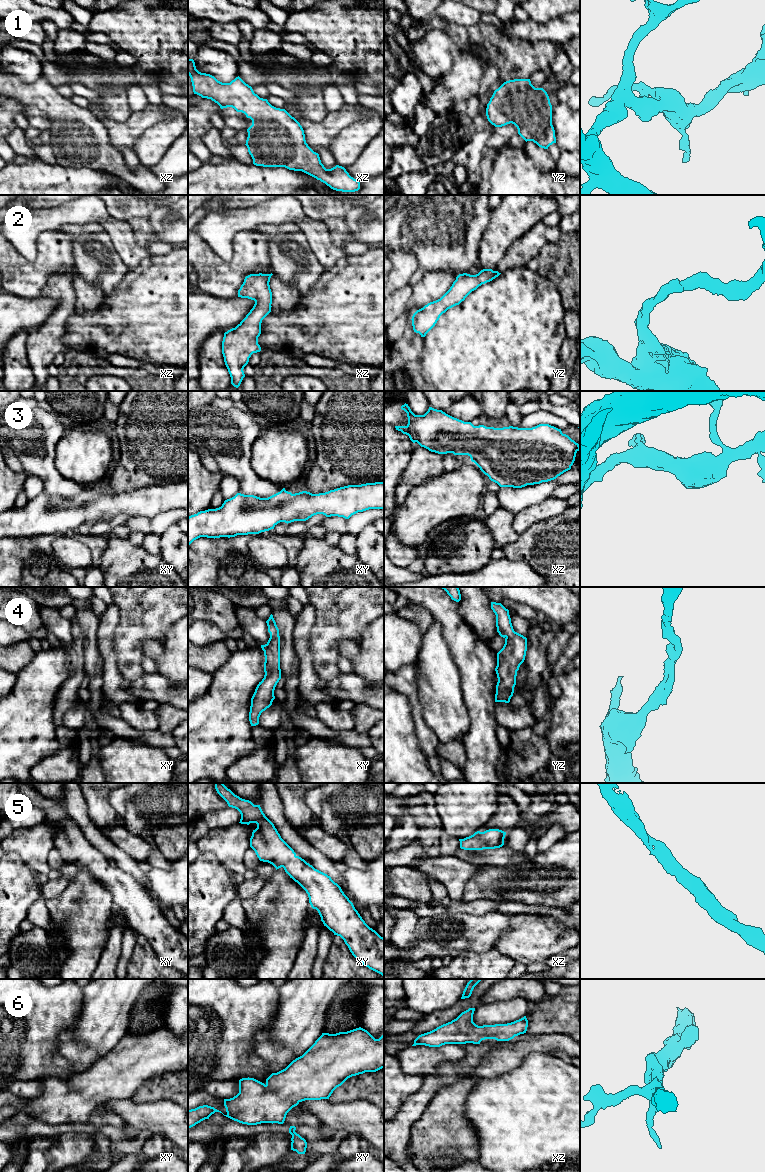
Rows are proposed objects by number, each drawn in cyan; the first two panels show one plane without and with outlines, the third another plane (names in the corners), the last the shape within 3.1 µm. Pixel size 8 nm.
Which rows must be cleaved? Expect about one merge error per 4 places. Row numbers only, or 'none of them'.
none of them

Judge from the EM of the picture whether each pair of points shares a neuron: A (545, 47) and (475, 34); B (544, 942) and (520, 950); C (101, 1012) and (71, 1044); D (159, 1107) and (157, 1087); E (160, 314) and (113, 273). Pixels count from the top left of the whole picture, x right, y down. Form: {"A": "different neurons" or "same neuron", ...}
{"A": "same neuron", "B": "same neuron", "C": "same neuron", "D": "different neurons", "E": "different neurons"}

